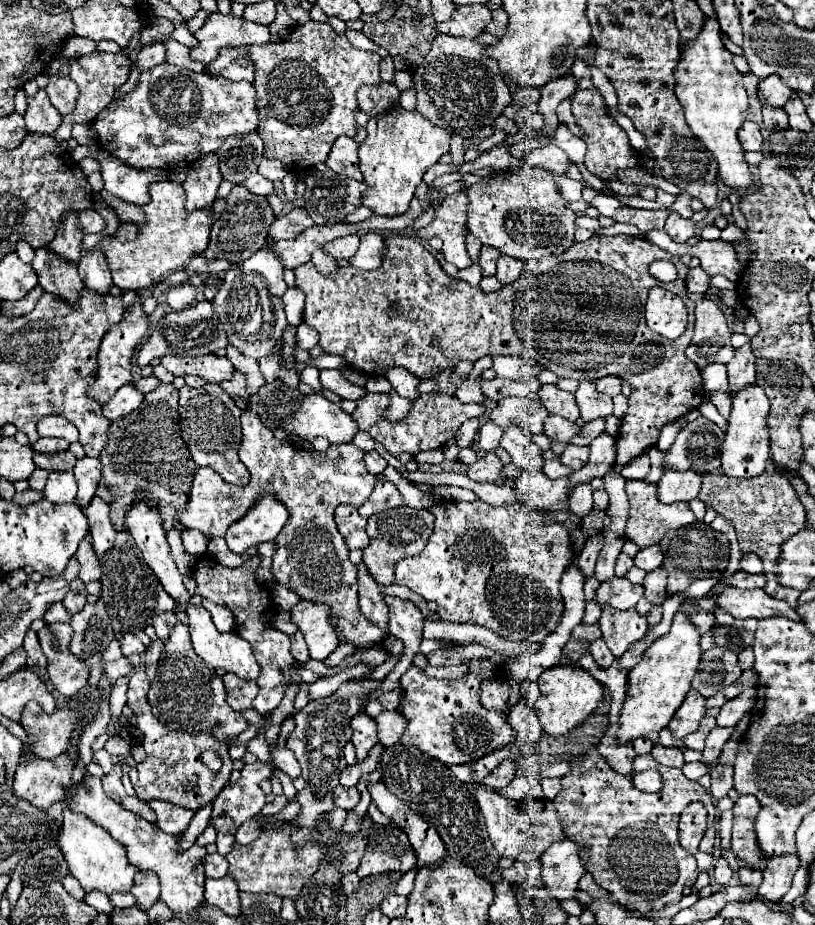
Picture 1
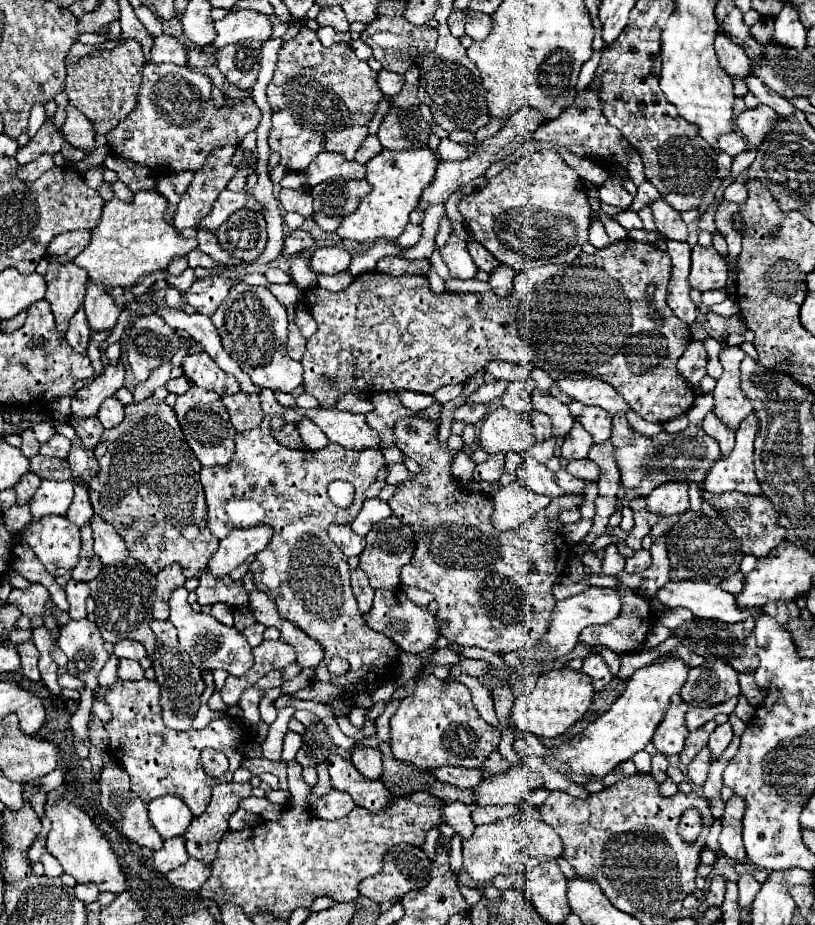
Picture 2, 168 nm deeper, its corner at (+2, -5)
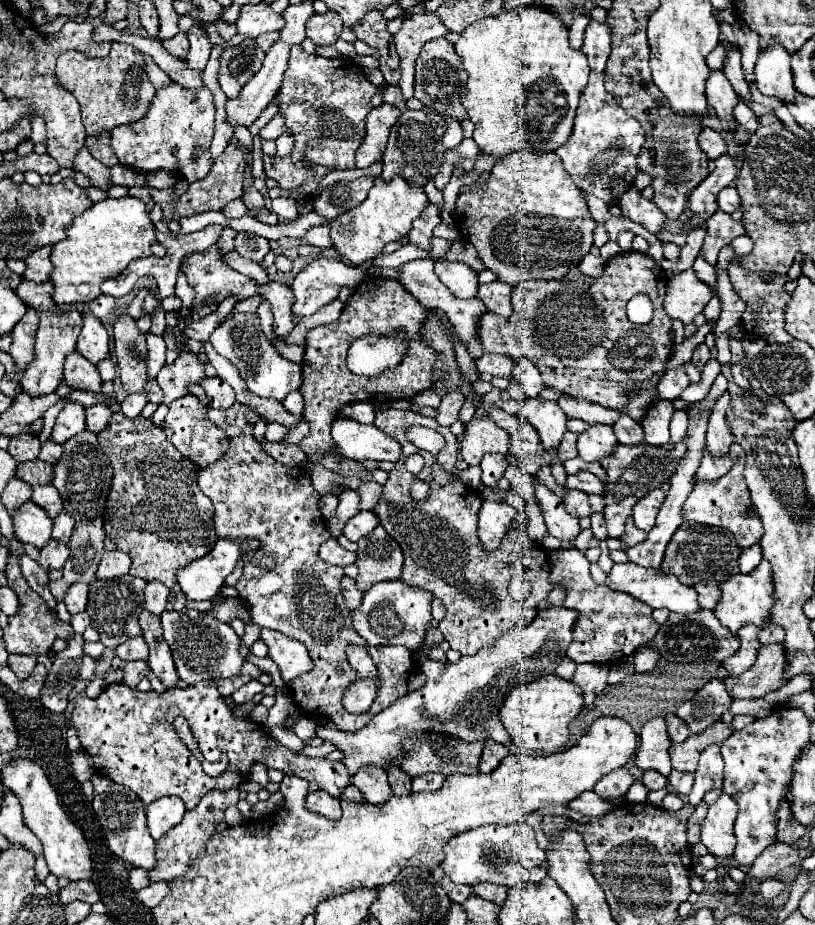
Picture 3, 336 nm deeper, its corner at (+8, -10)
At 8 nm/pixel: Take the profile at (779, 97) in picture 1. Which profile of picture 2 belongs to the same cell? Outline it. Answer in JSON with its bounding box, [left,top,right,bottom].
[736,104,778,150]

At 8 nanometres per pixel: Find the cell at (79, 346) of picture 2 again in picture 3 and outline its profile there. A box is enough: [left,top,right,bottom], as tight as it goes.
[64,353,102,393]

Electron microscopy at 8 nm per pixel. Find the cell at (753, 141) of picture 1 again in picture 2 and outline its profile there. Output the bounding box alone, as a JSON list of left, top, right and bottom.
[718,132,746,156]

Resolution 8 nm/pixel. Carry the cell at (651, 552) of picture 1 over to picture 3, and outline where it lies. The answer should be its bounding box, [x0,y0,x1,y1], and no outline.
[606,563,700,613]

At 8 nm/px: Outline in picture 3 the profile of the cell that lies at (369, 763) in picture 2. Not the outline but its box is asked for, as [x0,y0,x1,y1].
[352,767,392,805]

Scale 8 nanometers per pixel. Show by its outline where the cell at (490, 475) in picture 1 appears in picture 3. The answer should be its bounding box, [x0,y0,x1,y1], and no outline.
[480,453,508,487]

